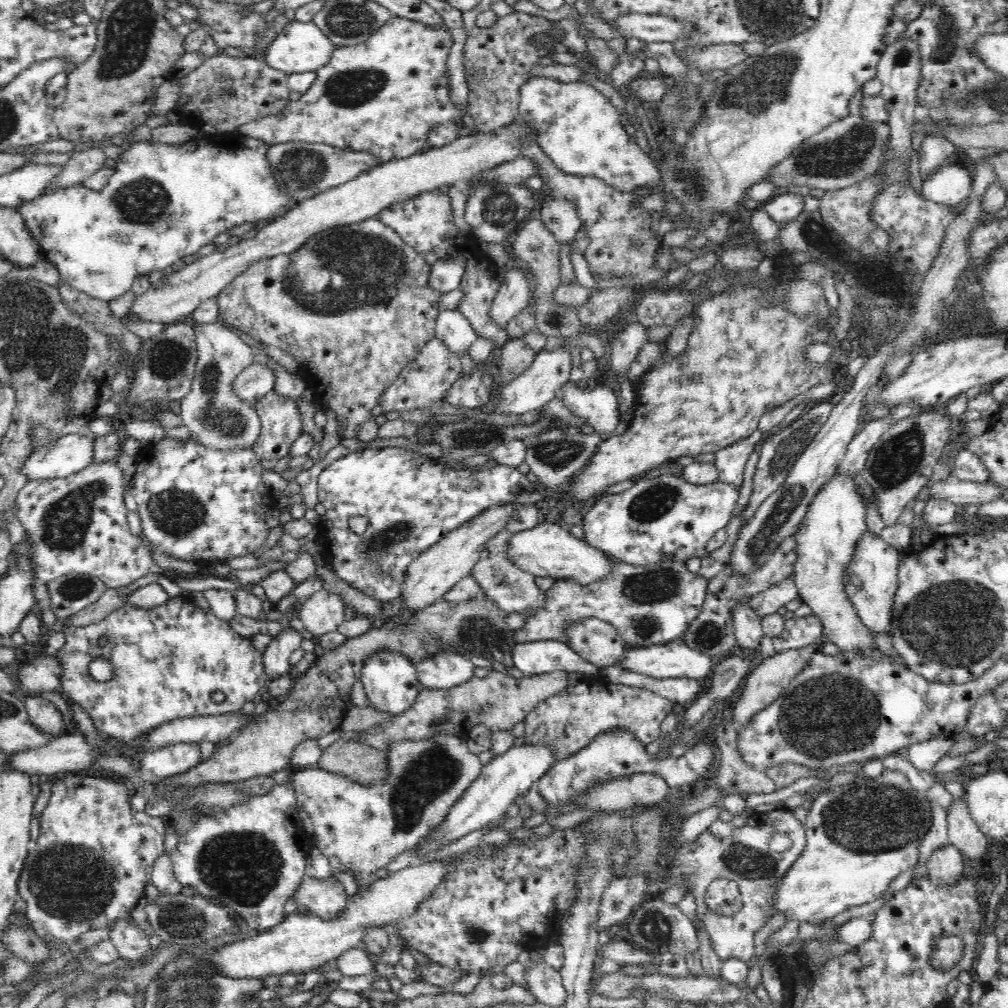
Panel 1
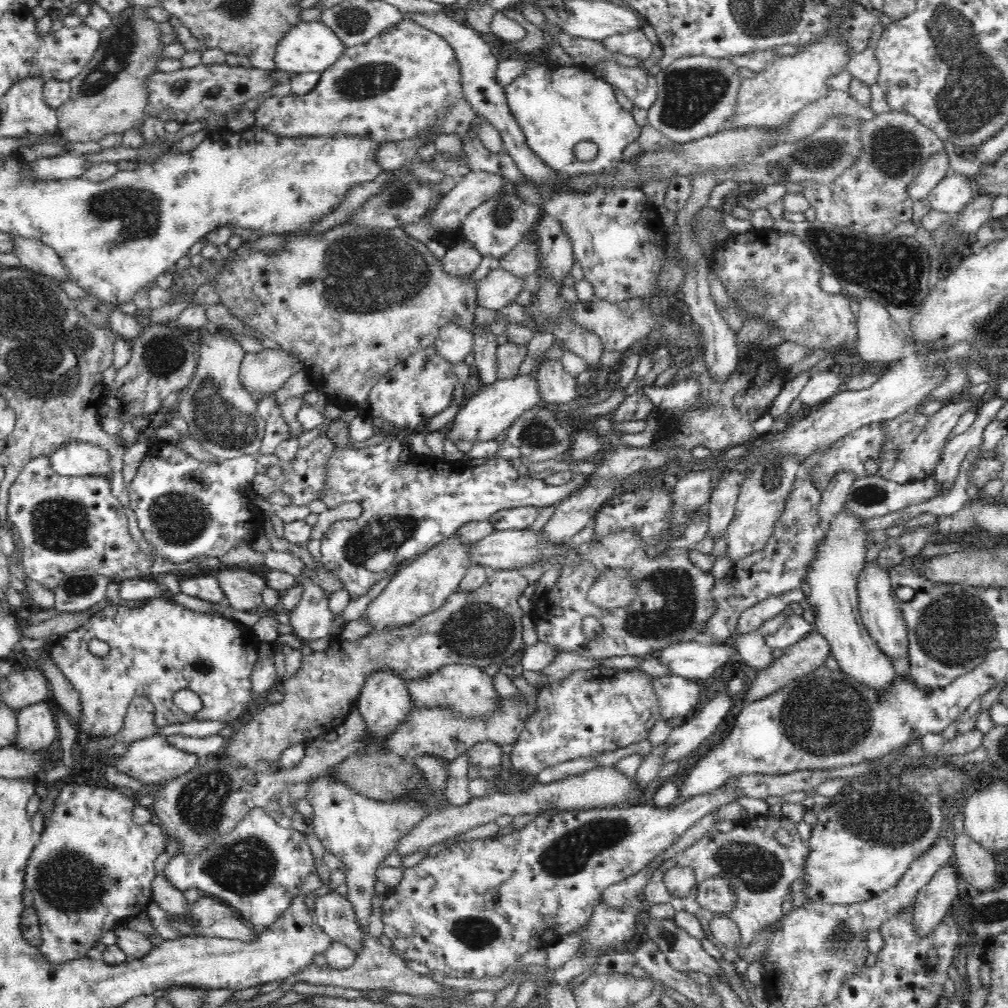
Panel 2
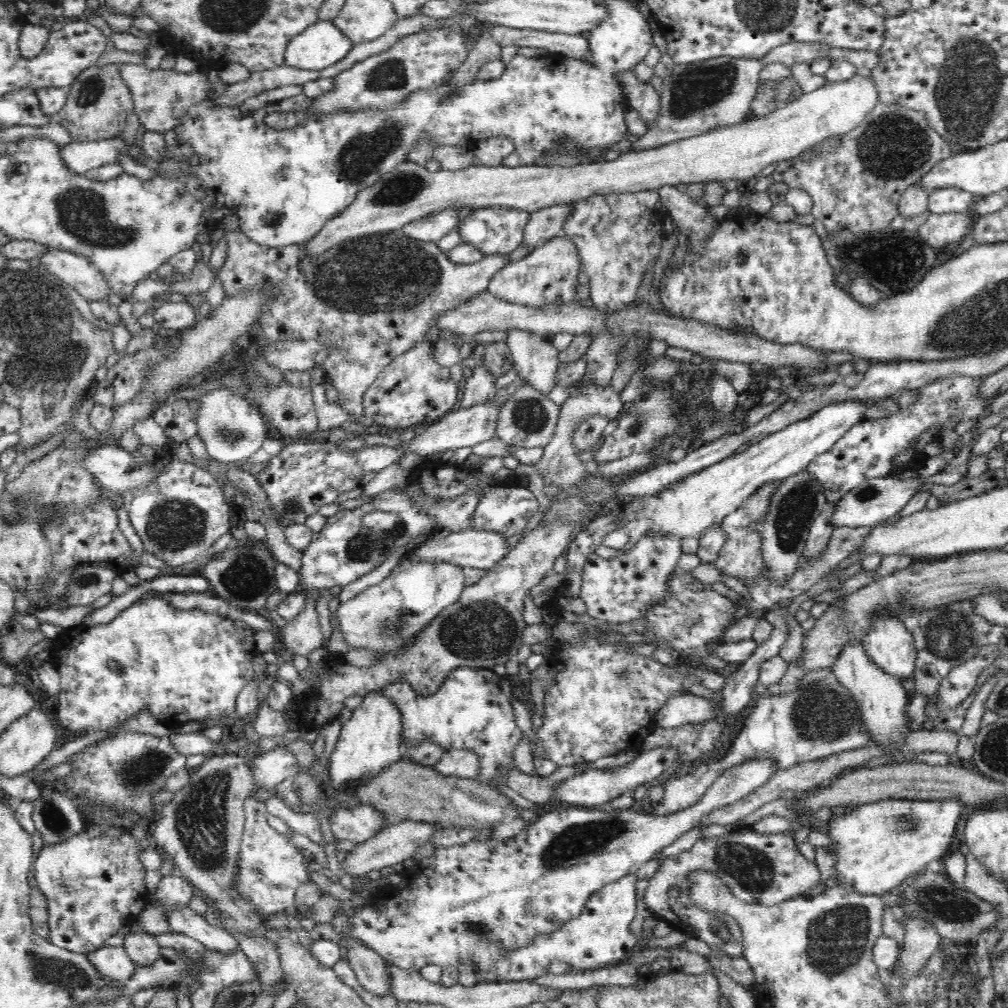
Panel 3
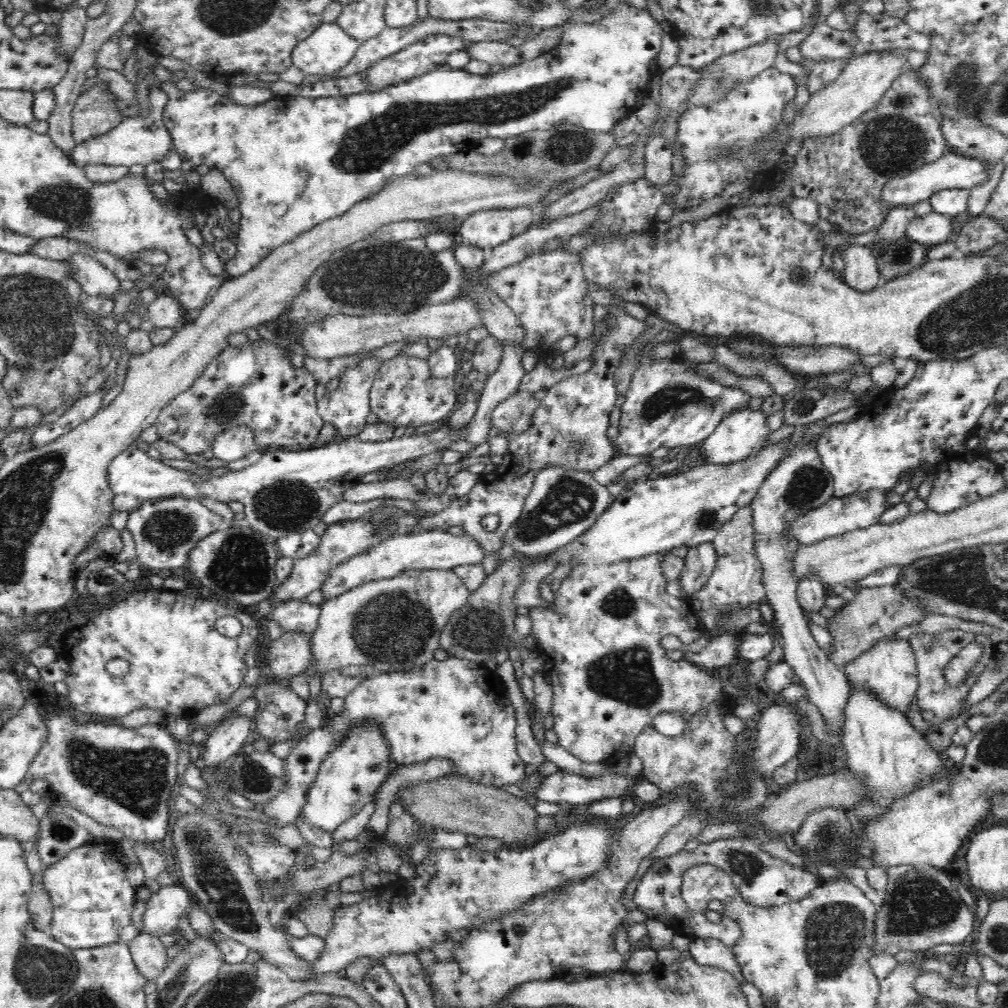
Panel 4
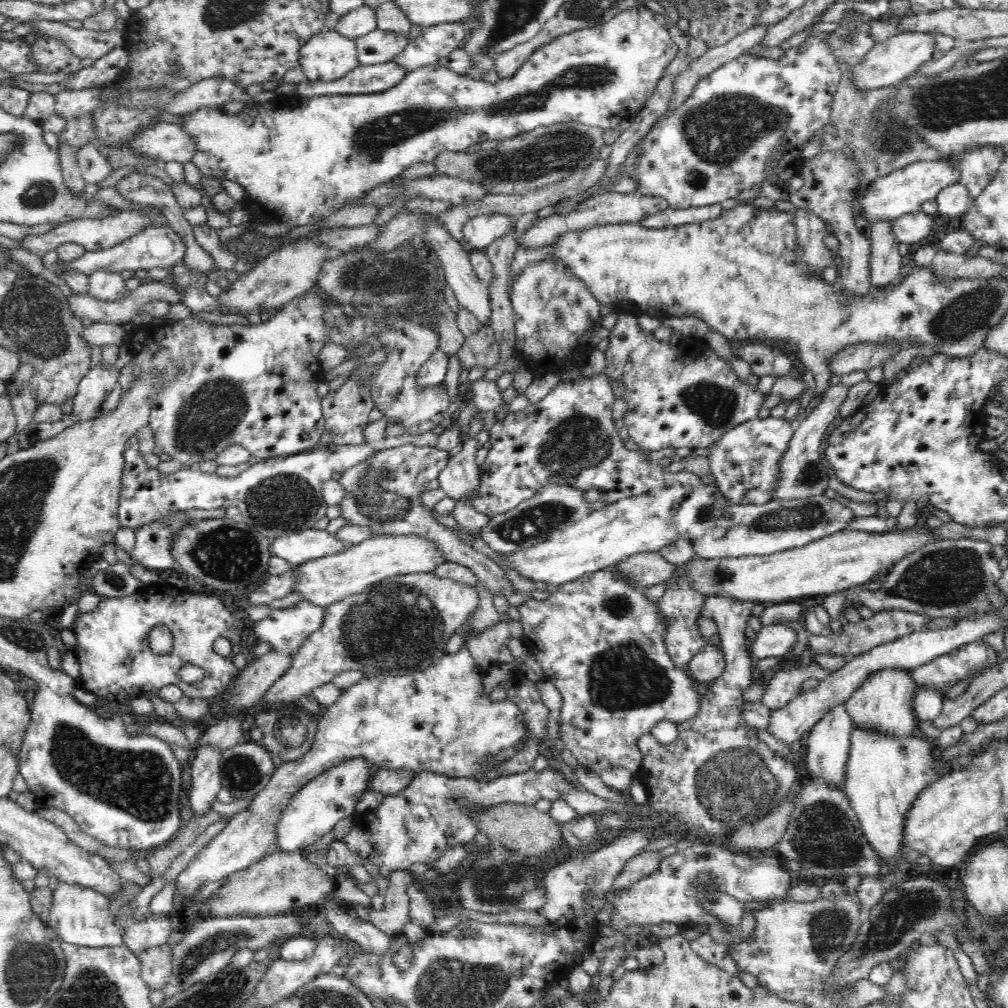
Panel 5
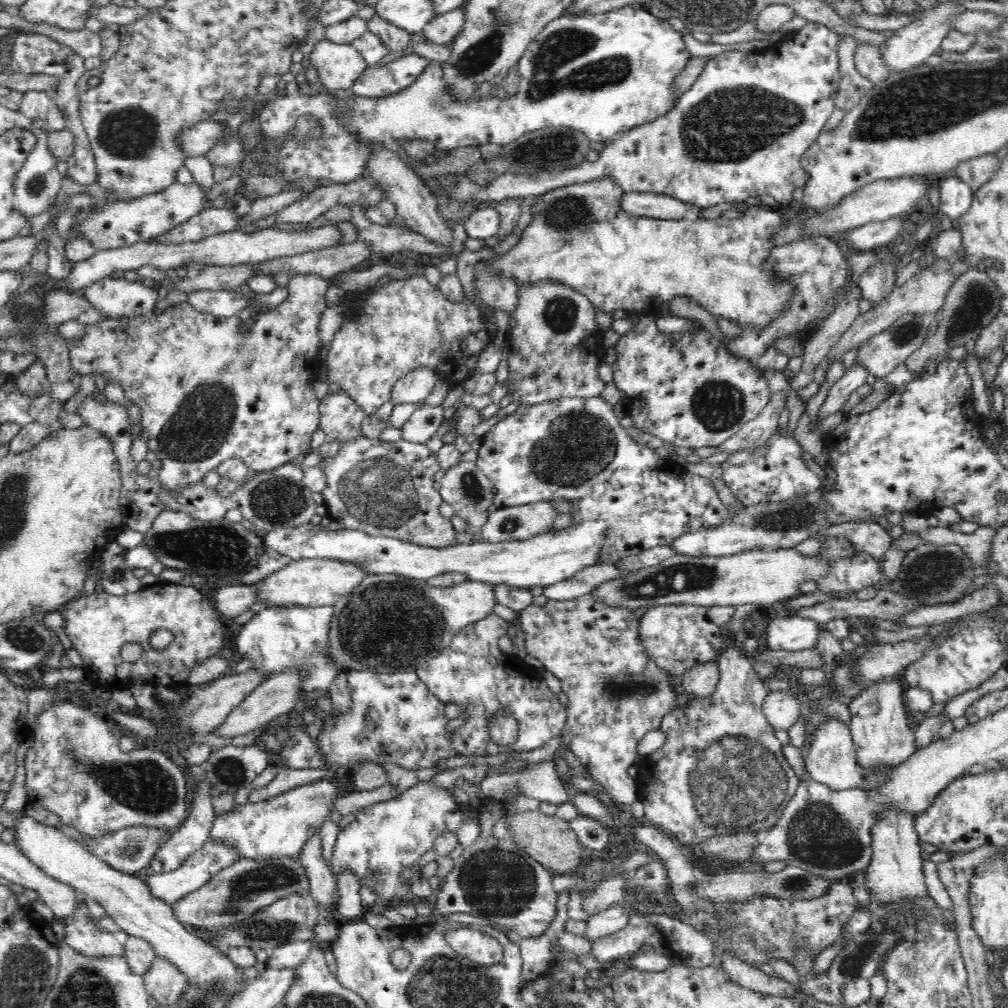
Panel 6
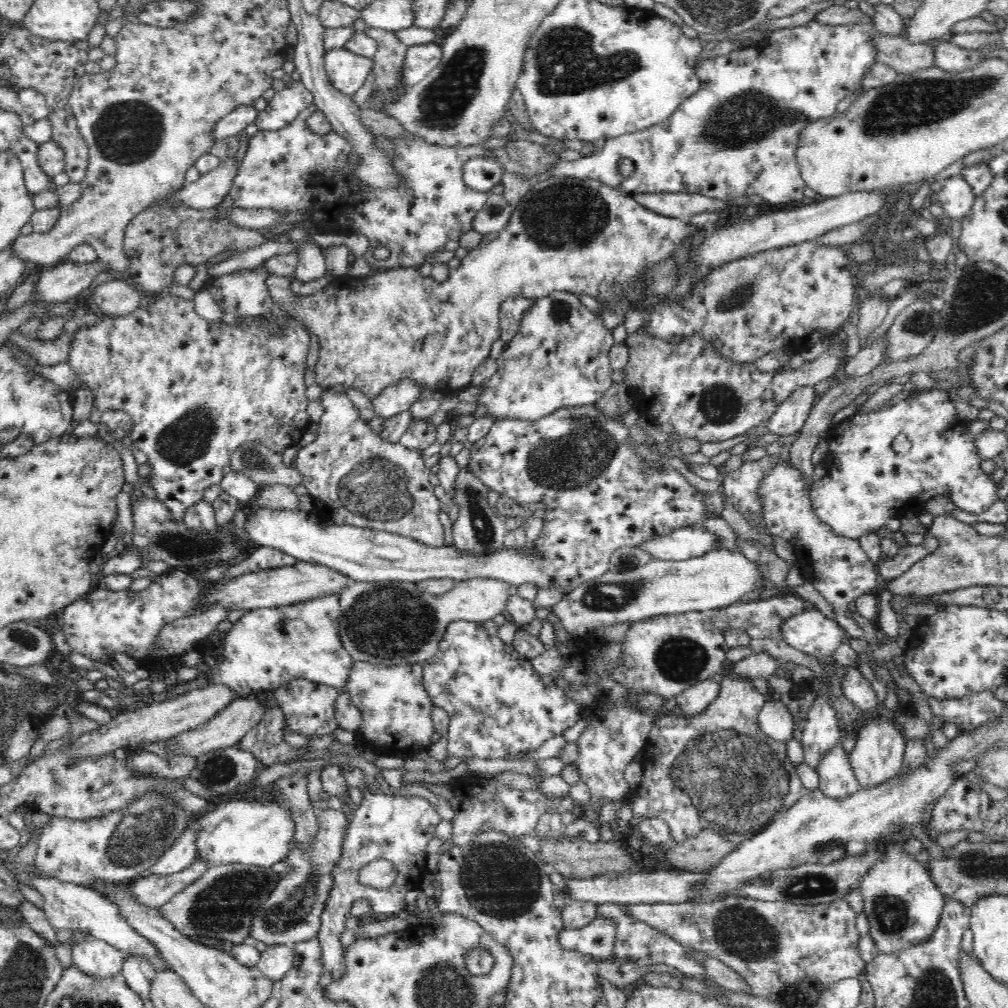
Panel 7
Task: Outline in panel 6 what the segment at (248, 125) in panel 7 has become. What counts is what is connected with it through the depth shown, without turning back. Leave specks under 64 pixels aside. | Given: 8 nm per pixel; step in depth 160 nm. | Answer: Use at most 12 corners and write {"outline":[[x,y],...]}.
{"outline":[[201,121],[174,138],[186,158],[205,155],[222,122]]}

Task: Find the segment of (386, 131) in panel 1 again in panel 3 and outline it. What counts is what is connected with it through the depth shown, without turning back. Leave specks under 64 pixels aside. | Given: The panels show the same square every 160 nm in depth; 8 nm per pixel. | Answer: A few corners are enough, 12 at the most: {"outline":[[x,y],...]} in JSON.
{"outline":[[424,30],[336,74],[308,110],[265,118],[387,111],[446,85],[469,56],[462,32]]}

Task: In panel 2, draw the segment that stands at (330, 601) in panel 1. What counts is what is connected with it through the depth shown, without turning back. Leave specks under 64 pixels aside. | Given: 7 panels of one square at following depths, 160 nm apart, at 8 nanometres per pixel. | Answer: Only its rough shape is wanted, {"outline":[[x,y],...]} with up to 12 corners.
{"outline":[[308,578],[289,612],[305,643],[332,634],[329,595]]}

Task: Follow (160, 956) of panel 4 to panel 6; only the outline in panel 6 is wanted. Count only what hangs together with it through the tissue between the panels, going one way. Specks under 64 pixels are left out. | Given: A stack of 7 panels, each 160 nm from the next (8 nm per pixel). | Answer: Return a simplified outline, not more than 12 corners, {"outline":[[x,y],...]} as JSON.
{"outline":[[158,956],[142,976],[149,996],[176,1004],[189,984]]}

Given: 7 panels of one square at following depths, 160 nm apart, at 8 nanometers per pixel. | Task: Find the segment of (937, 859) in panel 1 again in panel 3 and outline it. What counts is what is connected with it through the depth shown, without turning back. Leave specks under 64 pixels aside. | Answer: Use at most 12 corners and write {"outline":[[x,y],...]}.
{"outline":[[895,917],[905,935],[903,978],[944,943],[926,917]]}

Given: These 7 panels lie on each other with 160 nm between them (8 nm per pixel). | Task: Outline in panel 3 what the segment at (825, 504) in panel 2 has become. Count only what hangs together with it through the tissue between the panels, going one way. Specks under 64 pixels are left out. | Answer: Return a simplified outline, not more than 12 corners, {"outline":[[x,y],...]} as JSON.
{"outline":[[836,500],[812,522],[806,557],[819,556],[835,530]]}

